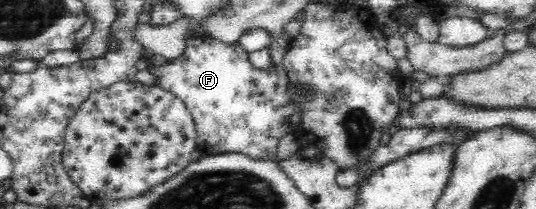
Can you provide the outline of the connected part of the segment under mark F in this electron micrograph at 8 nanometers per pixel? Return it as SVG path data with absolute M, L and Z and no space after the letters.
M193 37L187 41L185 51L178 58L148 70L157 78L157 86L179 97L190 110L196 126L197 155L243 153L251 158L275 161L280 138L286 134L300 139L303 137L303 104L310 102L313 90L305 82L291 81L282 64L265 63L260 70L255 68L239 41L226 45L211 37Z

